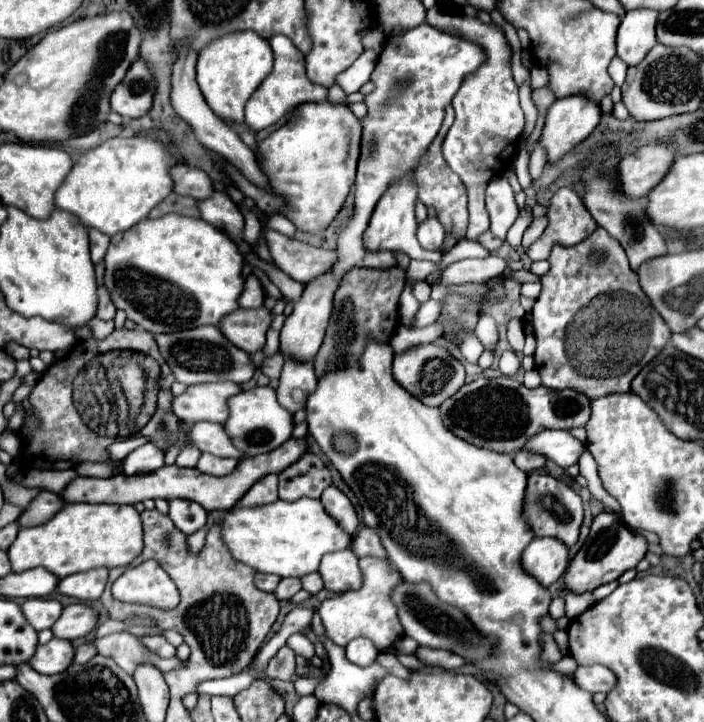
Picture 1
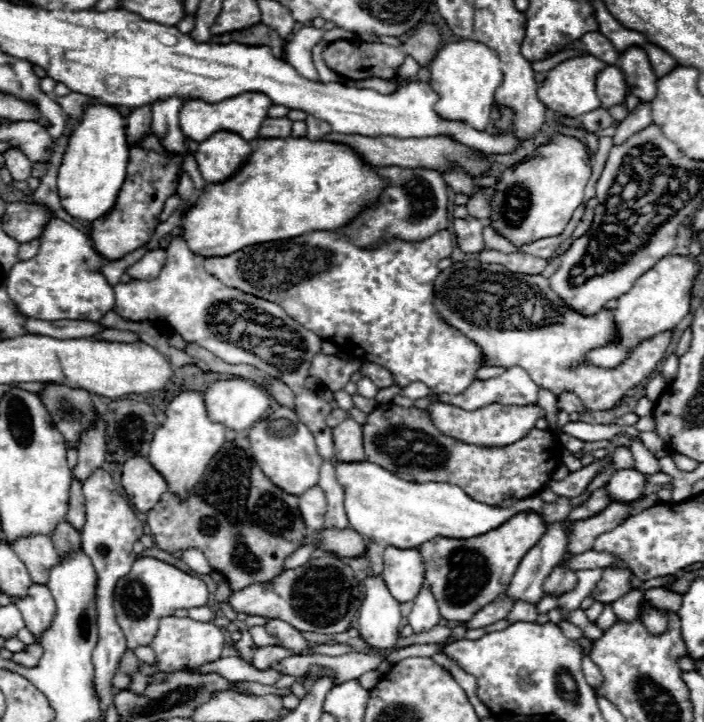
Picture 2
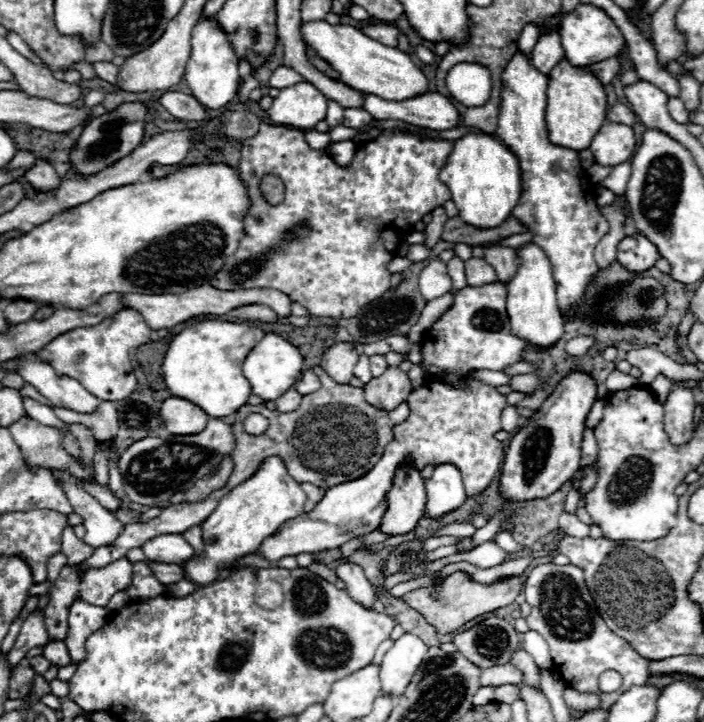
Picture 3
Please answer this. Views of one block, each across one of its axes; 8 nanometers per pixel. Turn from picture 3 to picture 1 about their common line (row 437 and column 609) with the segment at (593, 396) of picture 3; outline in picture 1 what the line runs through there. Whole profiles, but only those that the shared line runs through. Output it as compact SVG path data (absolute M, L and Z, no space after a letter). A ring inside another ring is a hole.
M604 512L604 514L594 518L588 540L584 542L580 552L572 558L572 562L564 574L566 588L570 592L582 594L582 592L592 592L598 586L608 584L612 580L618 580L626 570L636 568L636 564L644 558L646 550L648 550L646 538L632 532L616 514Z

